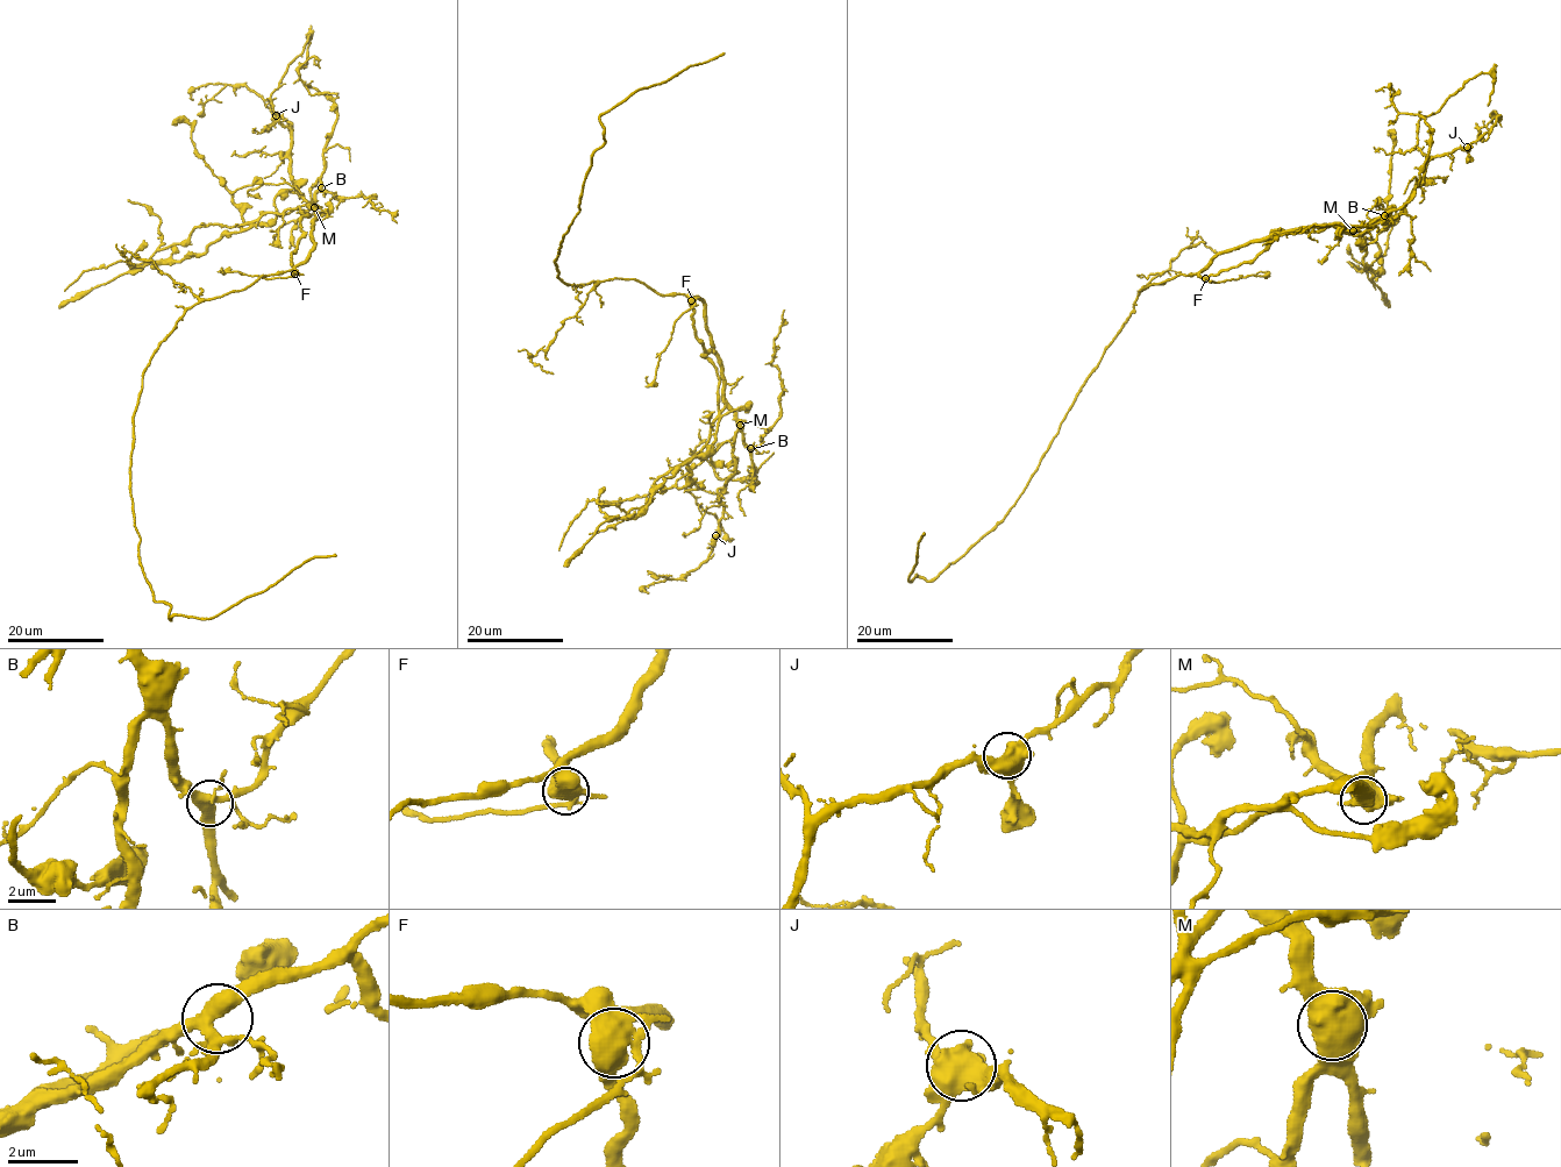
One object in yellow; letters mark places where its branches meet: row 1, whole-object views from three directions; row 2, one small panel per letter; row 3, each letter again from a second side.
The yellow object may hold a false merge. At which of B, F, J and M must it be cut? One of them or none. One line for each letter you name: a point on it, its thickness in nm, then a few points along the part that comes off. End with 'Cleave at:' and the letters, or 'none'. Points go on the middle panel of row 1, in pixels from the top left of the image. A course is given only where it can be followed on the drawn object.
Cleave at: none

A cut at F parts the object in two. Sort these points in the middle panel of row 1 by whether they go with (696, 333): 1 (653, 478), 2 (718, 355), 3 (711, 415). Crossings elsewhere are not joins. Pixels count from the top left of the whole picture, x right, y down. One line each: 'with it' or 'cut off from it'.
1: cut off from it
2: cut off from it
3: cut off from it

